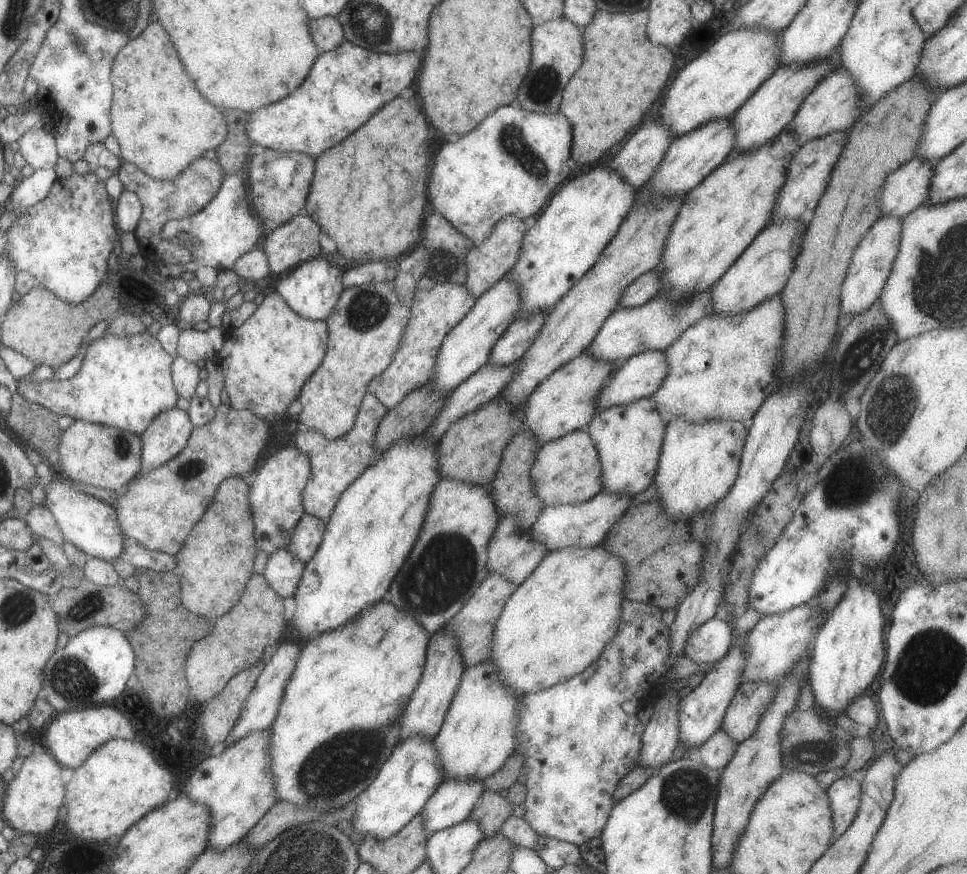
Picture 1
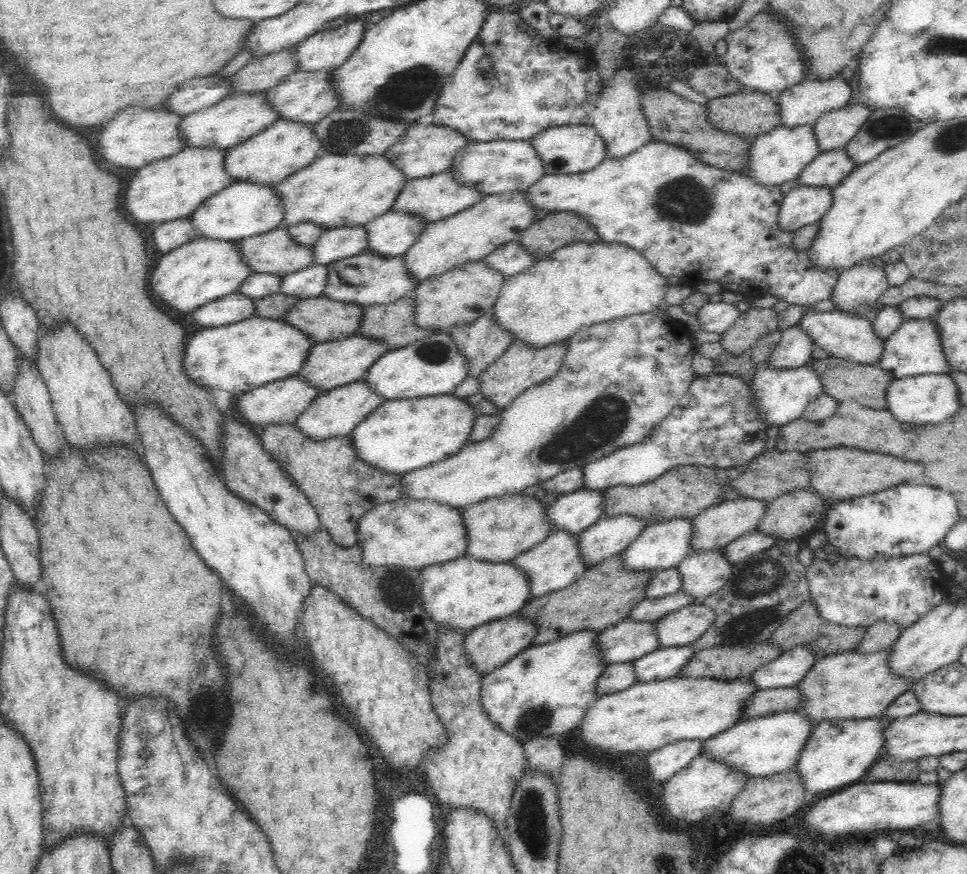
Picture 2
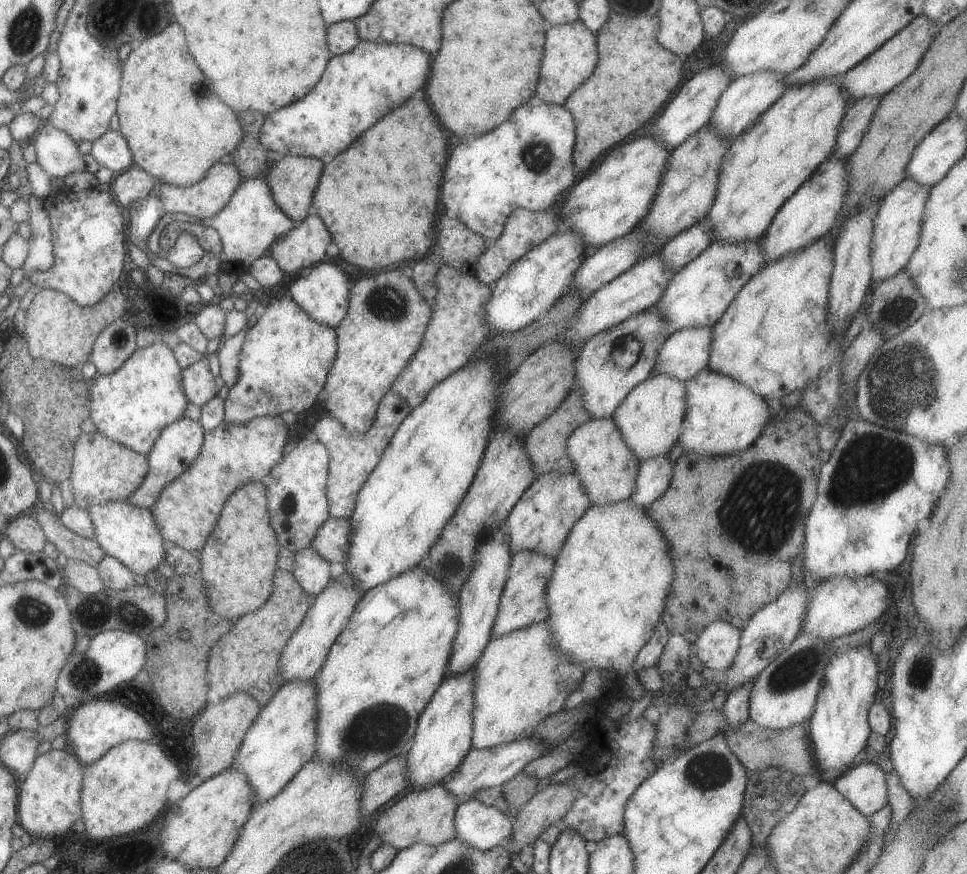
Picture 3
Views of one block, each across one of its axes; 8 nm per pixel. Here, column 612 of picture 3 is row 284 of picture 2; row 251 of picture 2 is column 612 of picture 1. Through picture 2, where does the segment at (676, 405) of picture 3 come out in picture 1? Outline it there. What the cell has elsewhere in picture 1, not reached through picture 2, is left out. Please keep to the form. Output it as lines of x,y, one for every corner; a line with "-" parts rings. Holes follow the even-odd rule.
651,396
637,398
627,404
615,404
597,412
585,431
597,450
603,491
635,496
652,484
657,470
659,450
663,444
665,422
657,414

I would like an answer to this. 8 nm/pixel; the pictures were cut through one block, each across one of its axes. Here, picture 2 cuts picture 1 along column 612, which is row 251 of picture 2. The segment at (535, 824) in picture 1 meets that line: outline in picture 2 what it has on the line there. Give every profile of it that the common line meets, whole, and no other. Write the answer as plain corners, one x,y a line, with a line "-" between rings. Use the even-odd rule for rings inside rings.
652,140
639,148
632,154
623,156
621,159
604,159
593,170
589,172
580,172
579,174
556,174
545,175
541,180
532,184
523,191
526,199
534,205
534,210
544,210
548,213
557,212
572,212
580,215
596,229
599,240
604,243
618,242
622,243
642,254
644,258
669,282
674,286
686,286
704,283
708,280
716,280
721,283
723,280
727,282
727,288
736,286
732,292
738,292
738,280
744,278
744,294
754,294
754,296
775,295
778,301
787,302
789,305
808,306
819,303
820,301
830,299
831,292
838,280
838,269
828,269
827,271
820,271
810,267
810,259
808,259
808,251
794,251
792,249
793,231
784,231
778,227
778,210
784,198
784,194
780,191
779,186
762,187
751,182
747,176
738,174
733,171
724,171
715,169
704,161
698,160
692,153
686,151
684,147
666,143
666,141

